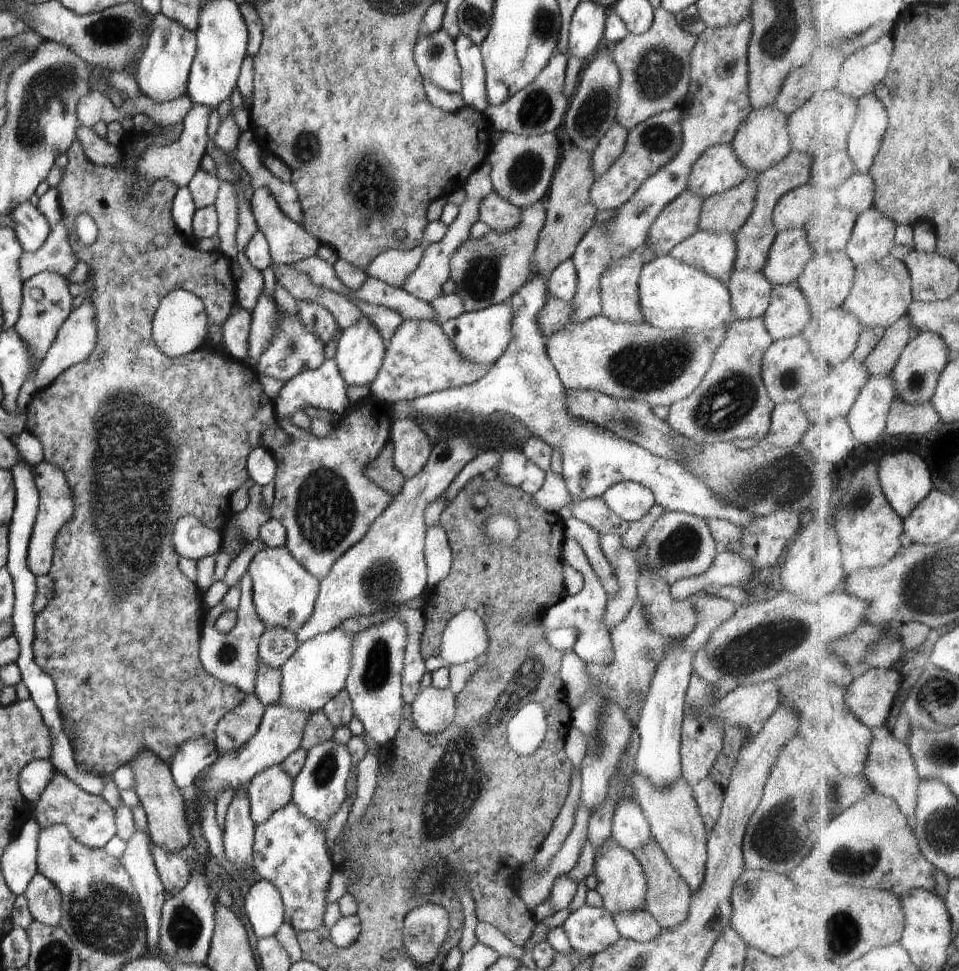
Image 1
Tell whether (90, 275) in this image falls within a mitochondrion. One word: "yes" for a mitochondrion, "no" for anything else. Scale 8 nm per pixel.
no

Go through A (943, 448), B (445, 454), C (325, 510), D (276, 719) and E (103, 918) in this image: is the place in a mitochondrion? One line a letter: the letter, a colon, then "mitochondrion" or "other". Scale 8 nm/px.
A: other
B: mitochondrion
C: mitochondrion
D: other
E: mitochondrion

